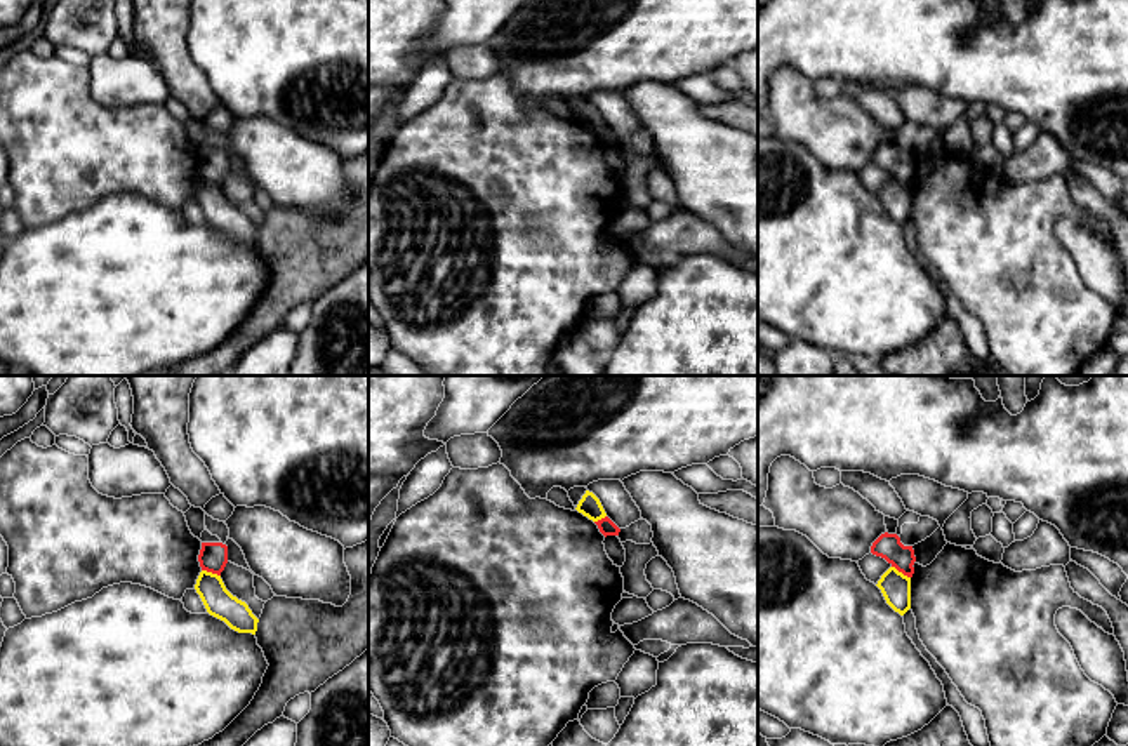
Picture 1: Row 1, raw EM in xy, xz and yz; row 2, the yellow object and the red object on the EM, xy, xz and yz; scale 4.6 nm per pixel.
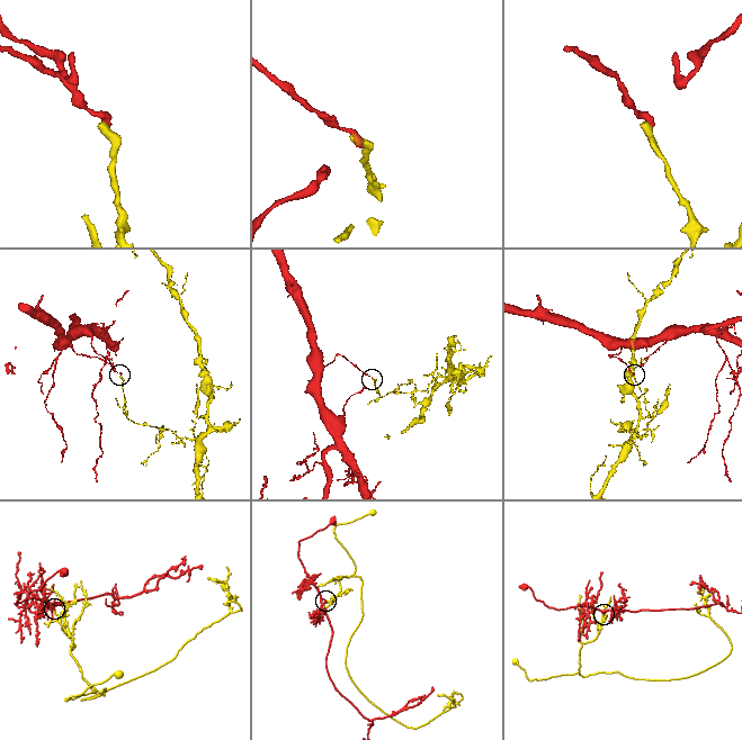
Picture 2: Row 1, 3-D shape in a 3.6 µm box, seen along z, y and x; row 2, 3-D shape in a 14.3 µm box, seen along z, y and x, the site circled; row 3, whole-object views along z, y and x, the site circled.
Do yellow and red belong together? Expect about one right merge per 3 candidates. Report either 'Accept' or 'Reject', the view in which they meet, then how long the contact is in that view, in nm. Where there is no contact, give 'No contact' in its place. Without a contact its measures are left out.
Reject. Touches yellow in xy. Shared border 90 nm

